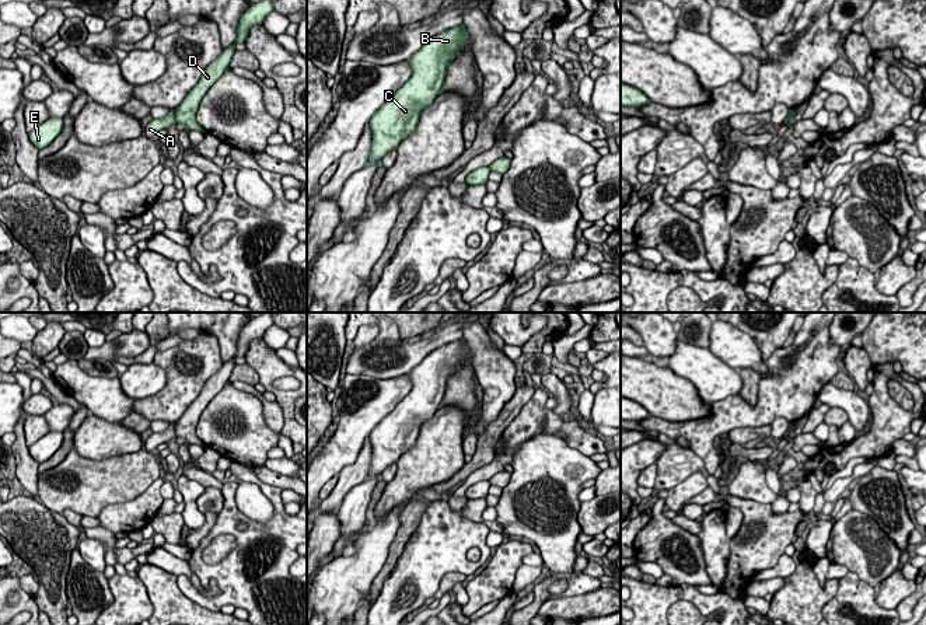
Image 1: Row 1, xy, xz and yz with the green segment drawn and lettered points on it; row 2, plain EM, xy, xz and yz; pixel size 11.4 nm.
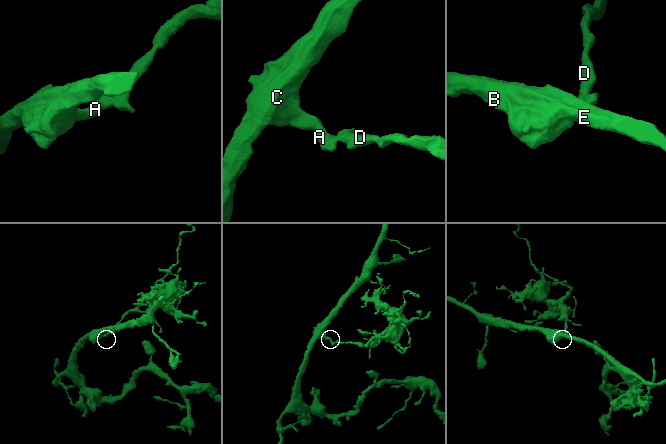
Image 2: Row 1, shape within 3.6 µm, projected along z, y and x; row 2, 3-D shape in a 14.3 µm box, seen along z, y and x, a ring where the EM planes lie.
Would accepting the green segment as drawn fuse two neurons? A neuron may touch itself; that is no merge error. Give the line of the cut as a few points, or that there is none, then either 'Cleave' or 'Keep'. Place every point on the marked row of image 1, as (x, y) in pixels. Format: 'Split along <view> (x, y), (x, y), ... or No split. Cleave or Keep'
Split along xy (174, 114), (177, 122). Cleave

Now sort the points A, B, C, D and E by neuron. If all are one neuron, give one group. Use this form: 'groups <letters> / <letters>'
groups A B C E / D

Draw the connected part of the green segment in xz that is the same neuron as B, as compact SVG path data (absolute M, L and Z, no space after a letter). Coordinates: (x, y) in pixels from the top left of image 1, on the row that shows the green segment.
M457 25L429 39L408 59L412 76L370 119L373 143L367 165L381 163L387 153L396 150L401 142L415 132L422 111L436 99L444 84L448 63L468 41L465 27Z

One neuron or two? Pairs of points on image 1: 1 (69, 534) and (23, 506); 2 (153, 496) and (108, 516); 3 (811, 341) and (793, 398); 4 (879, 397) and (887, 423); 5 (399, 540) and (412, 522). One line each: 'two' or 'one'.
1: one
2: one
3: one
4: one
5: one

